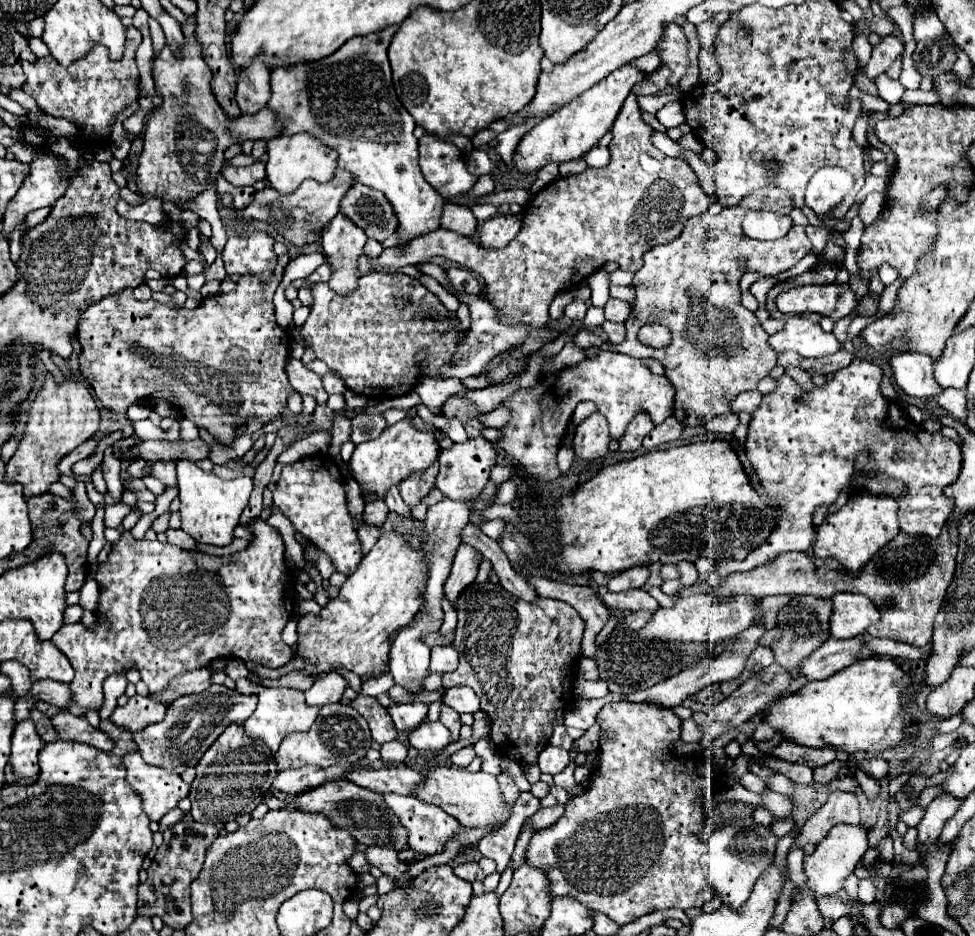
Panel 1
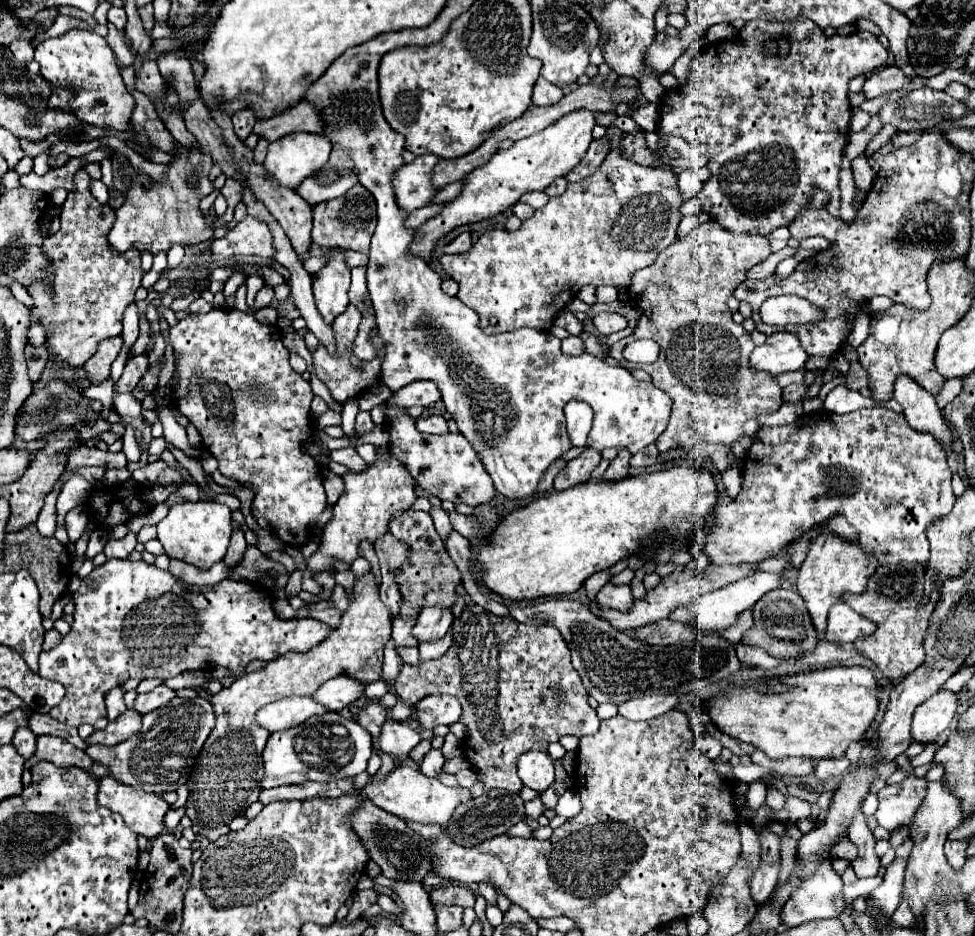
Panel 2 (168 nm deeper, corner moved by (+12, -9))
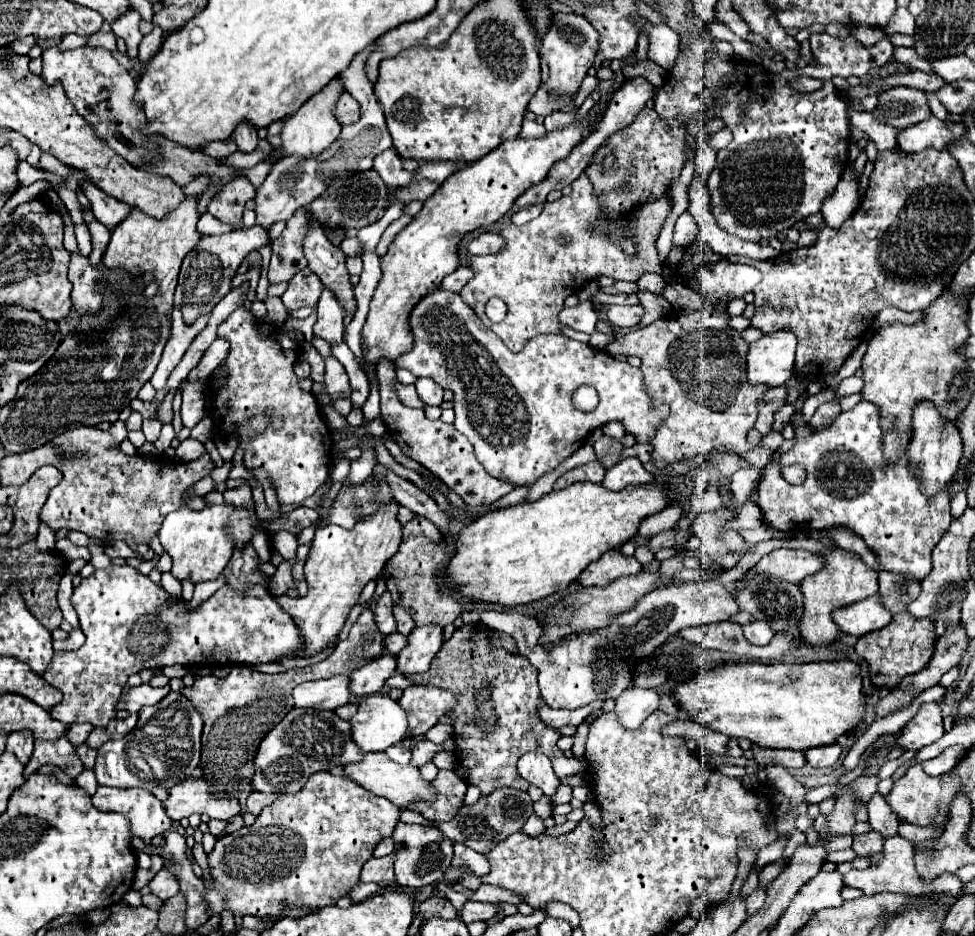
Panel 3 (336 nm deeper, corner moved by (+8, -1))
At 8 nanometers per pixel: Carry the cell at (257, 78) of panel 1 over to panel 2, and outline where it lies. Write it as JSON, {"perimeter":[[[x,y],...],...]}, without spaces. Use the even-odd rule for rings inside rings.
{"perimeter":[[[243,107],[239,109],[235,115],[233,115],[233,127],[235,127],[235,133],[239,139],[245,139],[251,131],[253,131],[253,125],[255,125],[257,117],[255,117],[255,111],[251,107]]]}

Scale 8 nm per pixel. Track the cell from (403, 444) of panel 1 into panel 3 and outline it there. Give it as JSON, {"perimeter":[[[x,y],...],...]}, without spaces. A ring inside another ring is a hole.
{"perimeter":[[[389,503],[387,511],[381,509],[371,517],[359,521],[351,531],[343,527],[319,527],[313,539],[311,553],[305,563],[307,595],[305,597],[275,597],[277,605],[295,619],[299,635],[303,637],[303,649],[299,657],[313,657],[323,651],[327,645],[339,641],[339,633],[349,617],[351,607],[359,601],[363,587],[377,579],[385,563],[399,549],[401,541],[401,523],[397,521],[399,503]]]}

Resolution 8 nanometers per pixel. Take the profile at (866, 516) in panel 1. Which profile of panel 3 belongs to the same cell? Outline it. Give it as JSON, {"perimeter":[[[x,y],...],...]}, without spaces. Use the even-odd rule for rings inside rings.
{"perimeter":[[[837,547],[831,551],[823,551],[823,557],[827,559],[827,567],[821,573],[809,575],[801,581],[801,591],[805,599],[803,599],[803,613],[799,619],[799,631],[801,639],[811,647],[829,647],[841,635],[837,623],[833,621],[835,609],[847,607],[855,601],[861,601],[877,593],[877,573],[869,569],[859,555]]]}

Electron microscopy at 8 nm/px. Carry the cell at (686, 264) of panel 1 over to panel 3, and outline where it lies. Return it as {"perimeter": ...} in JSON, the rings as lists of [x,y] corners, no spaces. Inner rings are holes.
{"perimeter":[[[721,261],[707,265],[699,271],[697,279],[697,291],[705,295],[705,307],[703,311],[691,311],[687,315],[681,315],[677,319],[663,317],[643,329],[631,331],[623,337],[617,337],[615,343],[607,345],[605,351],[609,355],[635,355],[643,361],[643,379],[647,385],[647,393],[651,393],[653,401],[663,401],[671,407],[671,415],[663,425],[659,425],[659,433],[655,433],[655,439],[649,443],[653,445],[651,461],[665,469],[667,465],[673,465],[677,461],[693,459],[701,453],[707,453],[717,447],[733,447],[733,453],[741,455],[751,449],[751,445],[745,441],[747,431],[755,425],[757,419],[757,401],[767,391],[767,387],[751,387],[747,383],[747,349],[749,345],[741,339],[739,331],[731,329],[727,325],[729,315],[725,311],[729,297],[743,297],[747,291],[753,291],[753,287],[762,280],[762,274],[755,267],[739,267],[732,262]]]}

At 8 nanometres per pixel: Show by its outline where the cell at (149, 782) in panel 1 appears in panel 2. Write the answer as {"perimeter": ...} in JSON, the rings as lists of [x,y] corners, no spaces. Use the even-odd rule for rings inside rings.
{"perimeter":[[[105,775],[101,779],[97,803],[121,813],[131,831],[145,835],[147,839],[157,837],[165,829],[163,817],[169,811],[167,801],[157,793],[145,793],[131,785],[123,785],[111,775]]]}

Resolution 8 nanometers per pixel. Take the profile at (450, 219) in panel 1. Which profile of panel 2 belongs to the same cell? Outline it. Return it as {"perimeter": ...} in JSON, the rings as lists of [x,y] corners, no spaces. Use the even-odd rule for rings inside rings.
{"perimeter":[[[465,231],[465,233],[457,235],[451,243],[447,243],[447,245],[443,247],[443,251],[445,251],[445,253],[465,253],[465,251],[469,251],[469,247],[471,247],[471,237],[469,237],[469,233]]]}

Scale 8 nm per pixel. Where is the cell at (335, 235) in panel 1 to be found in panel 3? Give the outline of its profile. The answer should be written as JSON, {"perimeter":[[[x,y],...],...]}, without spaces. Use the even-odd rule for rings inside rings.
{"perimeter":[[[325,289],[317,303],[317,321],[313,325],[313,335],[333,345],[343,341],[343,329],[343,307],[335,299],[335,295]]]}

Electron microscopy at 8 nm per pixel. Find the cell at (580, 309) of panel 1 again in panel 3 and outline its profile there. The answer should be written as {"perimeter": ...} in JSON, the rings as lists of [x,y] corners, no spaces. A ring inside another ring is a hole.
{"perimeter":[[[591,281],[591,285],[587,285],[585,289],[581,289],[577,293],[579,297],[579,303],[575,307],[565,307],[561,313],[559,313],[559,321],[561,325],[565,327],[571,327],[575,331],[583,331],[583,333],[595,333],[595,323],[597,323],[597,315],[591,307],[591,301],[593,297],[599,293],[599,283],[597,281]]]}

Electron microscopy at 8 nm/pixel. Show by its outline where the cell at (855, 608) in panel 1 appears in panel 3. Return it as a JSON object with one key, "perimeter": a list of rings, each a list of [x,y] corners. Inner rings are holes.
{"perimeter":[[[879,595],[867,597],[859,603],[847,605],[843,609],[837,609],[833,615],[835,623],[841,627],[843,633],[861,637],[865,633],[883,629],[885,625],[891,623],[891,613],[885,609],[883,601]]]}

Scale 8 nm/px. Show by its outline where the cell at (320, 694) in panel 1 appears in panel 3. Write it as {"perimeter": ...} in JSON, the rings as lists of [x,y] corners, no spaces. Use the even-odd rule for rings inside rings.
{"perimeter":[[[383,653],[375,657],[371,663],[351,673],[349,689],[355,697],[379,693],[383,689],[383,683],[395,673],[395,669],[397,669],[397,655]]]}

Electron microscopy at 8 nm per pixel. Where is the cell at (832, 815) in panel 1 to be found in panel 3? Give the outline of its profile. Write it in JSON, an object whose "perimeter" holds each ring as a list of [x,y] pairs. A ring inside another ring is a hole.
{"perimeter":[[[757,887],[755,893],[751,893],[747,899],[745,899],[745,905],[747,905],[747,915],[751,917],[751,913],[757,913],[761,909],[765,901],[765,889],[763,887]]]}

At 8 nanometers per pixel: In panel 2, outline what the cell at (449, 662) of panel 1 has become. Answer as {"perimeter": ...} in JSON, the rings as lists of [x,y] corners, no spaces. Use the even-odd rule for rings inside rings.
{"perimeter":[[[405,647],[405,649],[397,649],[397,653],[401,655],[401,659],[407,663],[407,665],[421,665],[421,657],[419,657],[419,651],[417,647]]]}

